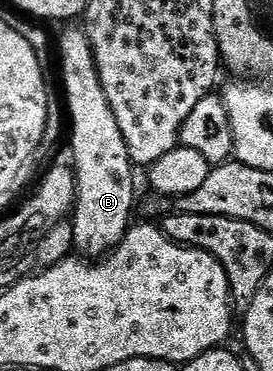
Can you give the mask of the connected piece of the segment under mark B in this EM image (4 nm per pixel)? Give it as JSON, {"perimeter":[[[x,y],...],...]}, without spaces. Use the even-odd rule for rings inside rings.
{"perimeter":[[[80,27],[73,28],[70,32],[65,32],[61,36],[61,44],[59,40],[59,76],[60,79],[65,79],[65,100],[67,105],[67,116],[71,121],[71,132],[73,128],[73,160],[75,165],[75,175],[77,177],[77,203],[71,213],[71,223],[73,226],[73,247],[82,257],[85,258],[104,258],[109,255],[113,249],[117,248],[125,235],[129,232],[131,225],[134,223],[133,217],[133,203],[137,200],[137,188],[133,185],[133,171],[135,165],[131,154],[127,148],[127,142],[123,136],[123,130],[119,128],[119,122],[115,118],[115,114],[111,108],[111,102],[108,101],[107,94],[103,88],[103,82],[97,73],[97,62],[93,57],[93,46],[89,41],[89,37],[85,34]]]}

